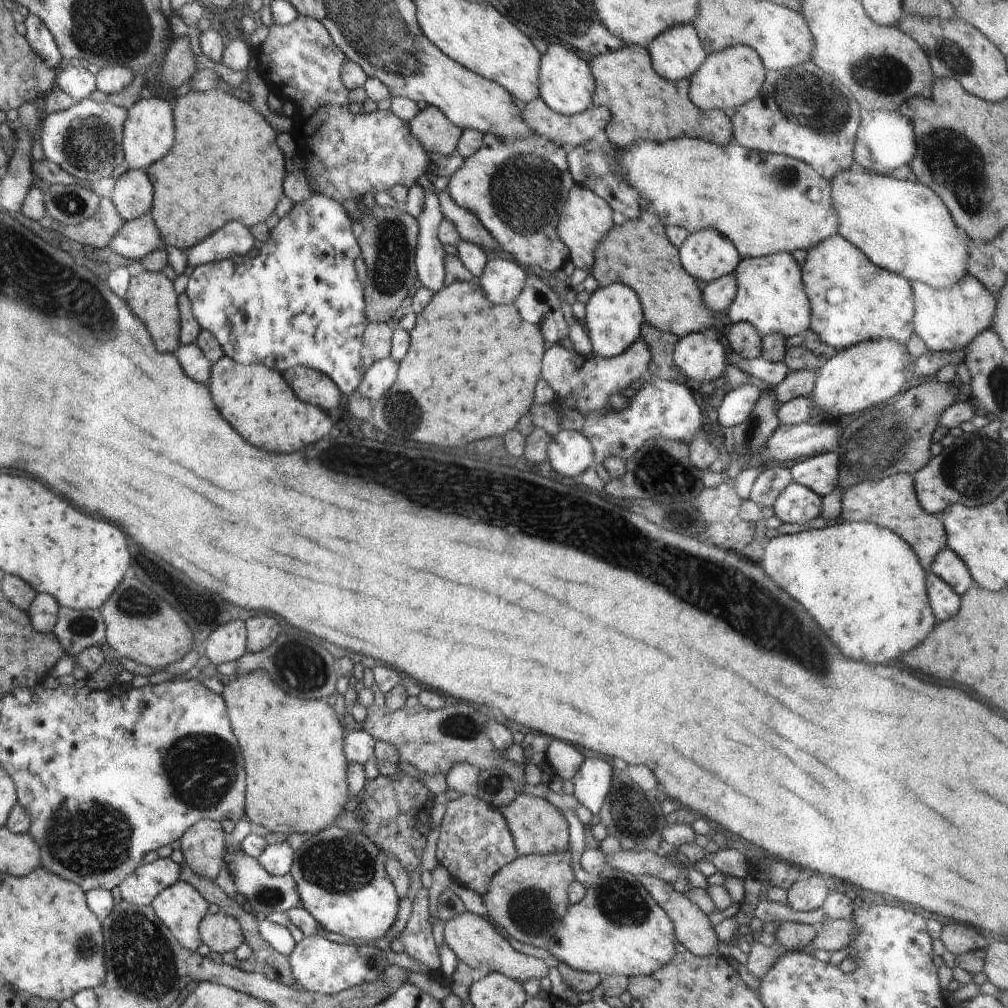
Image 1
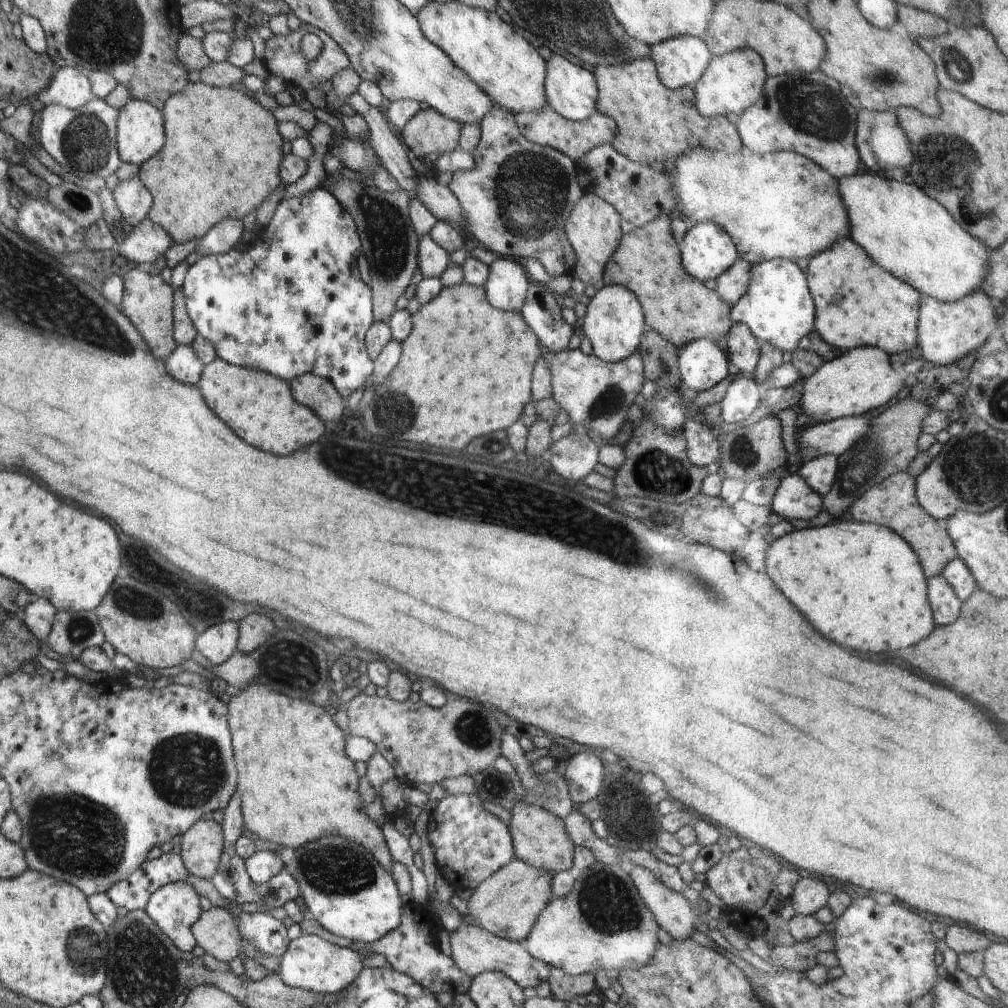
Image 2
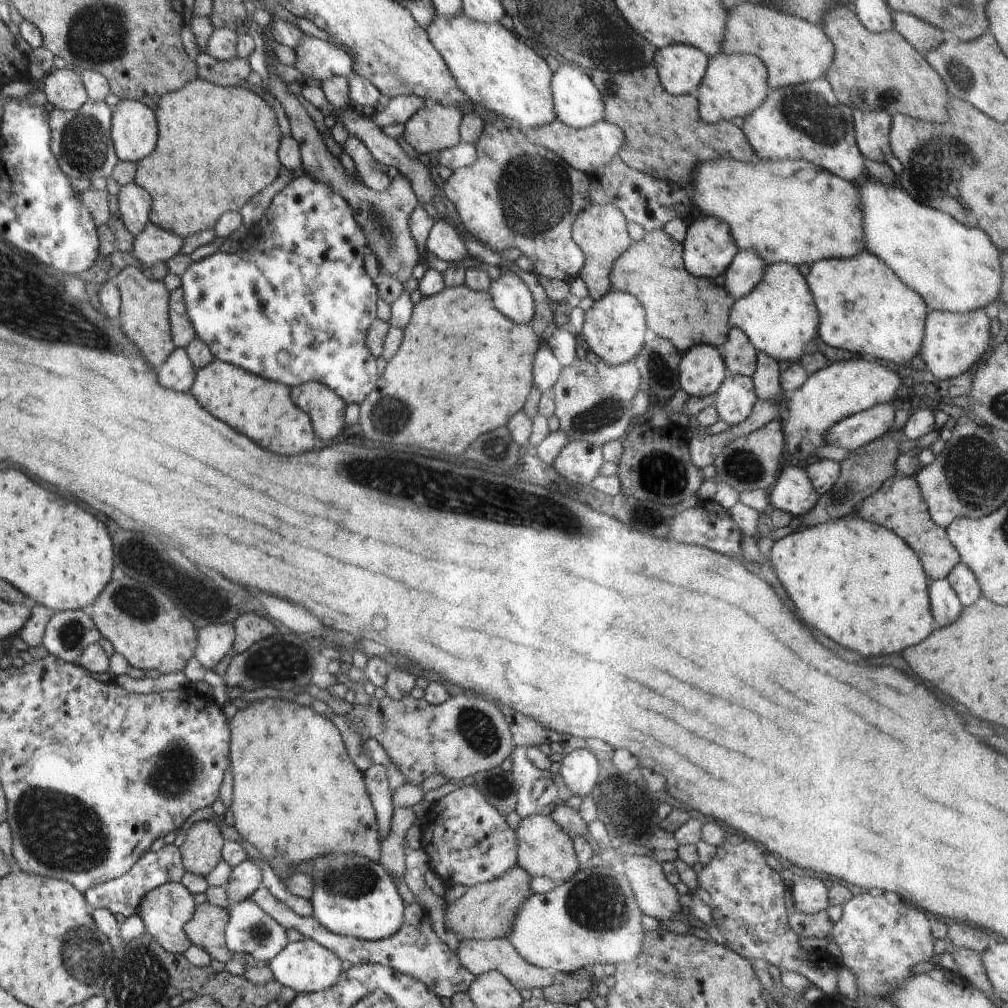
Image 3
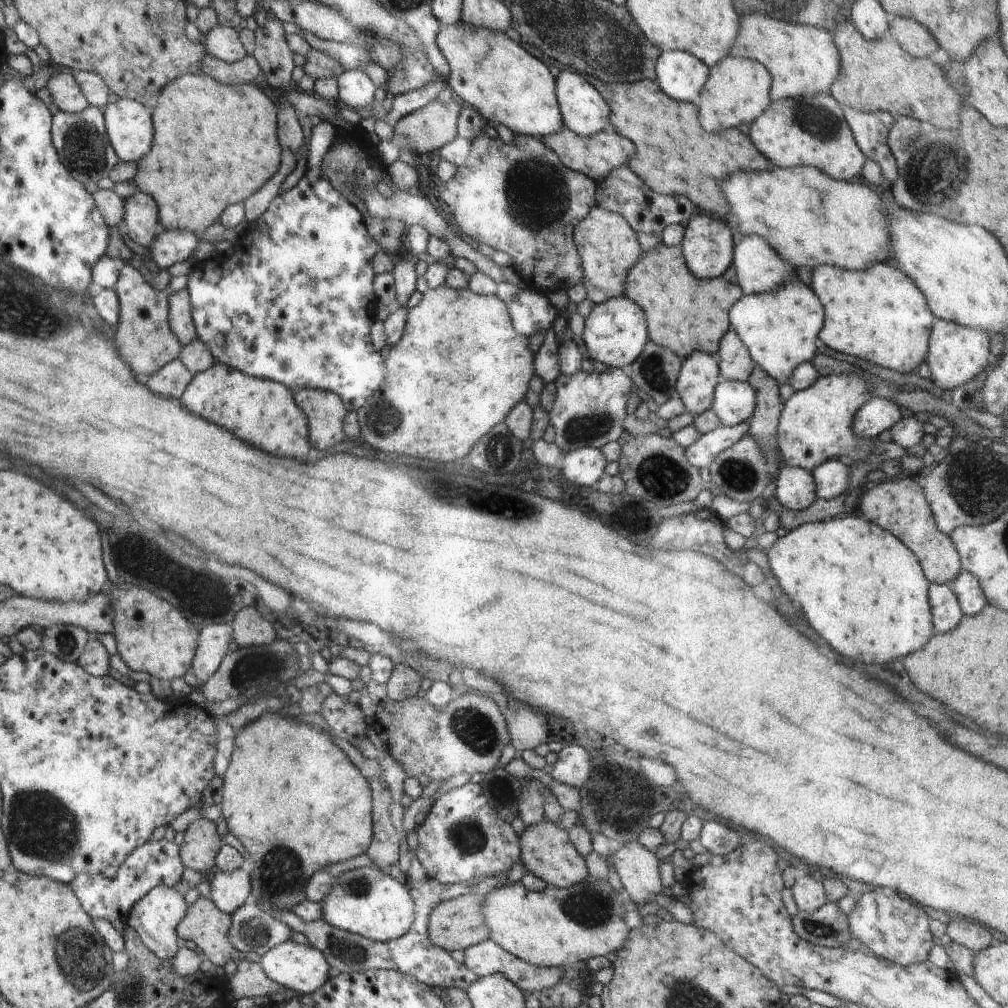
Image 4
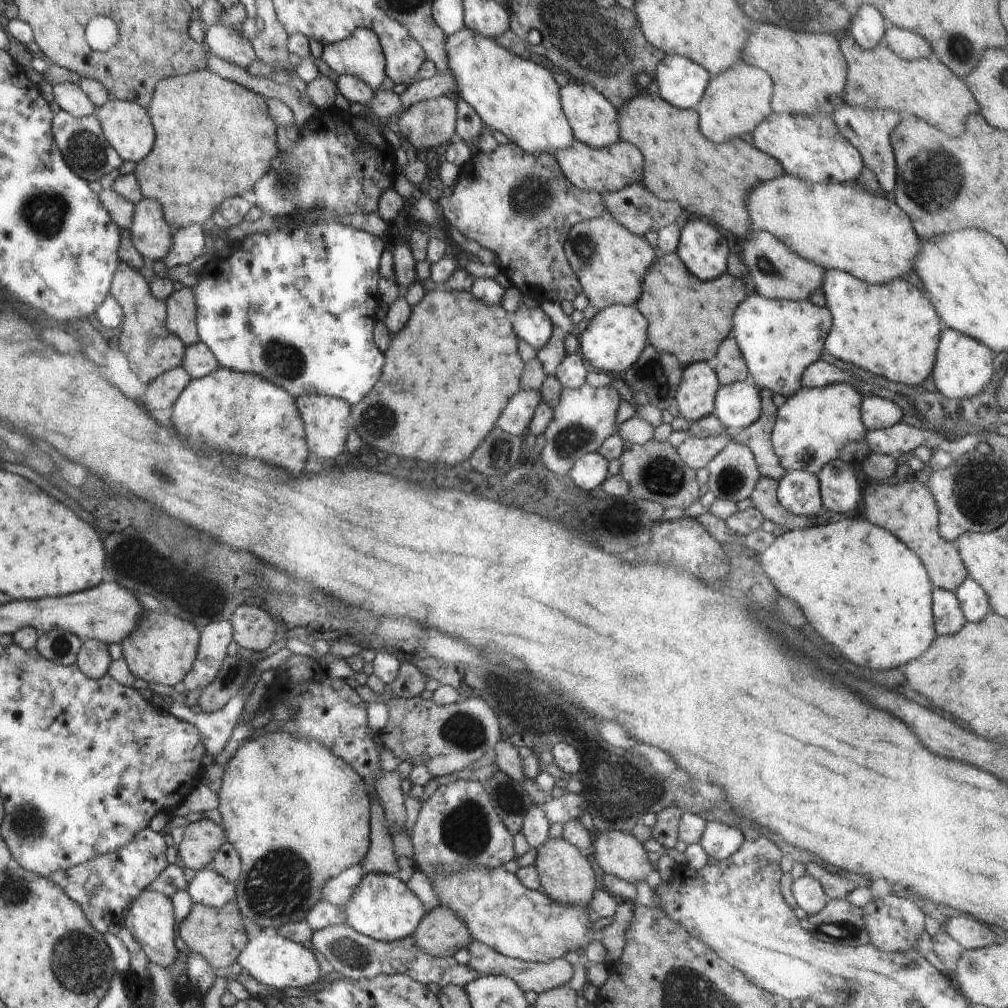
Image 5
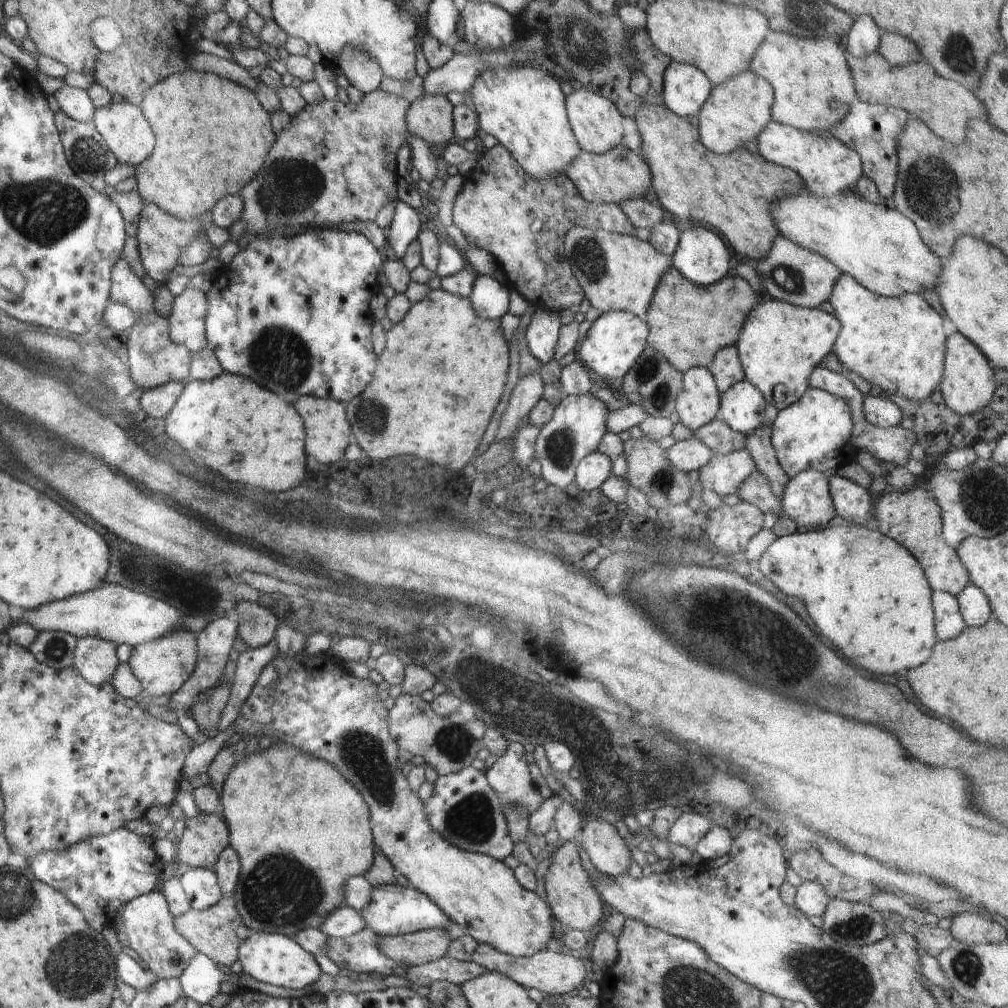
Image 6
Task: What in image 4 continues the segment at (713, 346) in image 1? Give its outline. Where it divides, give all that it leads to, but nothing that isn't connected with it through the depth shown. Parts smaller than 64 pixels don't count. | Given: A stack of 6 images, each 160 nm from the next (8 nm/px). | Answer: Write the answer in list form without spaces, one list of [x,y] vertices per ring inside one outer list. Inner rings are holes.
[[[696,350],[681,364],[677,394],[694,416],[711,409],[716,385],[722,380],[716,354]]]

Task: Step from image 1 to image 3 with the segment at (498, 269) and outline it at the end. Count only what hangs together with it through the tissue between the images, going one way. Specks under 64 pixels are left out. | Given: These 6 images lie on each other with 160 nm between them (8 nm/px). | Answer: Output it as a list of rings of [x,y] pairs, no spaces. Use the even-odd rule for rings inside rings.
[[[513,271],[501,272],[498,280],[492,280],[489,286],[494,298],[494,306],[514,320],[516,324],[532,323],[534,320],[534,299],[528,286]]]

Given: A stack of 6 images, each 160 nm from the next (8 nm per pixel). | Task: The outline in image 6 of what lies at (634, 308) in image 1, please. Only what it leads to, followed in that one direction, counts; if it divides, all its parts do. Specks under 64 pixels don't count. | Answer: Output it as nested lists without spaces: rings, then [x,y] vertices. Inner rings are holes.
[[[613,310],[602,313],[587,331],[576,356],[594,378],[622,378],[646,348],[648,328],[647,323],[631,312]]]

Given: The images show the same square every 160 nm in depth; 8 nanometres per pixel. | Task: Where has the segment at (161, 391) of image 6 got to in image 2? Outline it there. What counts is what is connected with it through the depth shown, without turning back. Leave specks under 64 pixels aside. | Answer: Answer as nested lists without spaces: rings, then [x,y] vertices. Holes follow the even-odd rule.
[[[180,345],[170,357],[164,360],[168,362],[168,366],[172,366],[172,374],[176,374],[176,378],[180,378],[180,382],[198,386],[205,365],[196,356],[191,345]]]

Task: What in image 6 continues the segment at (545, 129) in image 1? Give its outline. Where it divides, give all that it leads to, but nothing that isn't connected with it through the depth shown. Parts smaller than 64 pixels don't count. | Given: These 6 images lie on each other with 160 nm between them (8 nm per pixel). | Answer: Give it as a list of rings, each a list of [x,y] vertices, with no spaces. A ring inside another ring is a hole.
[[[622,144],[602,154],[580,151],[564,174],[588,202],[619,205],[626,199],[653,199],[649,166],[639,154]]]

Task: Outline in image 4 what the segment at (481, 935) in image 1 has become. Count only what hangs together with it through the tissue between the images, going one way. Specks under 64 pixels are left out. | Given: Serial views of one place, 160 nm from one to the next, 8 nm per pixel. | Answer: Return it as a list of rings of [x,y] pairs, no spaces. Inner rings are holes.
[[[488,938],[477,945],[468,947],[465,951],[464,964],[479,978],[492,973],[502,973],[509,981],[512,981],[522,992],[531,994],[546,989],[554,988],[563,975],[563,967],[539,967],[527,963],[514,956],[504,947]]]

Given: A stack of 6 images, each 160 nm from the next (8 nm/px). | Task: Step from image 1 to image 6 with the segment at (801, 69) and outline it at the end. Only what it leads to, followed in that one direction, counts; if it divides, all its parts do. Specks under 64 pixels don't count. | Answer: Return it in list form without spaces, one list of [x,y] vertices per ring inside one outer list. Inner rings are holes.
[[[770,122],[758,134],[760,154],[774,164],[790,168],[800,175],[806,188],[816,197],[825,197],[846,190],[853,190],[863,175],[860,155],[829,131],[803,131],[793,126]]]

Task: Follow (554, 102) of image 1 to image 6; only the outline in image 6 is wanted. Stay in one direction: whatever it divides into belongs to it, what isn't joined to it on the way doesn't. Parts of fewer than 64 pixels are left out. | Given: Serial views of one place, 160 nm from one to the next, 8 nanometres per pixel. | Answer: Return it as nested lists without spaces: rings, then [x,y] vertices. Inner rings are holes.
[[[580,87],[565,99],[567,117],[582,151],[602,154],[621,144],[624,136],[623,115],[608,97]]]

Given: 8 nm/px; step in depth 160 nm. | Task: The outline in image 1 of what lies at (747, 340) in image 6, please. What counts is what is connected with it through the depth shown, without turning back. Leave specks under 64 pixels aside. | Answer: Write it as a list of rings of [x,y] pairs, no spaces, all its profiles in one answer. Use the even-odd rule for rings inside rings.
[[[792,253],[741,257],[734,274],[737,291],[727,310],[732,322],[750,322],[761,337],[780,333],[788,338],[809,329],[811,304],[802,284],[800,266]]]

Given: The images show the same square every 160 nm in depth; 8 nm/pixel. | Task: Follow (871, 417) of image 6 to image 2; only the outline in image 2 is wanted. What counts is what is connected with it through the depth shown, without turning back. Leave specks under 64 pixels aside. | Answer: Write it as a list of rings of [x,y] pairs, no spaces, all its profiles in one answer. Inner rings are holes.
[[[866,414],[866,416],[842,417],[816,424],[806,430],[800,429],[797,442],[801,456],[808,460],[816,455],[842,454],[869,432],[870,425],[871,417],[868,418]]]

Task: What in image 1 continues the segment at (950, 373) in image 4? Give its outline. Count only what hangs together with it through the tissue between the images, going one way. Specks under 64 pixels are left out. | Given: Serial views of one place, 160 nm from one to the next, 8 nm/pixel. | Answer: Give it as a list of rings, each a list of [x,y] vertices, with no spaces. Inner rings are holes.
[[[970,274],[961,276],[950,288],[930,288],[922,282],[912,282],[916,296],[913,316],[914,332],[932,352],[950,352],[965,349],[983,330],[992,328],[996,300],[992,294]]]

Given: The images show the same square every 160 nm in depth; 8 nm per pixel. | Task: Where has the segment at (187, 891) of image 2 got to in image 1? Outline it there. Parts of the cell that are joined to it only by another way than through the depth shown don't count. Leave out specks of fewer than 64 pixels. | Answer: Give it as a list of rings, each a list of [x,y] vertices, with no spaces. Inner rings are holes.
[[[177,880],[160,892],[151,905],[182,946],[198,950],[203,943],[199,925],[208,912],[208,901],[191,883]]]

